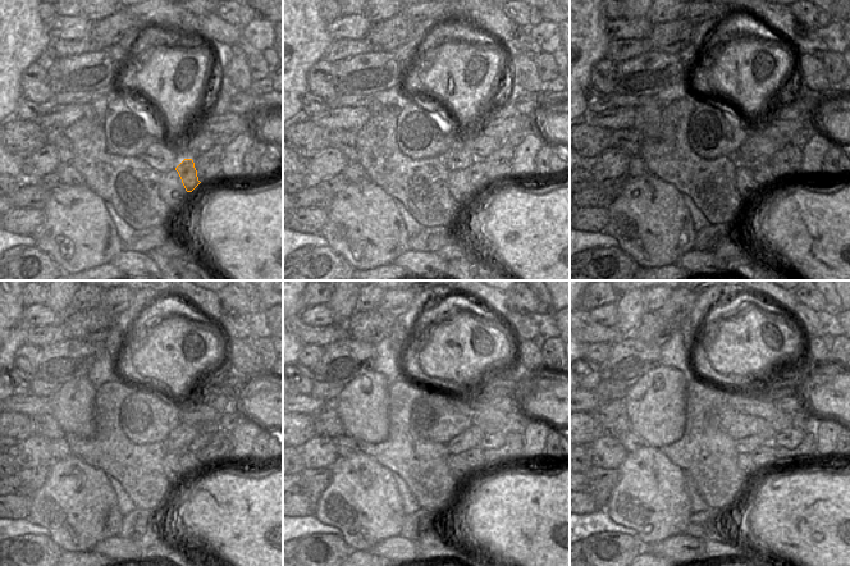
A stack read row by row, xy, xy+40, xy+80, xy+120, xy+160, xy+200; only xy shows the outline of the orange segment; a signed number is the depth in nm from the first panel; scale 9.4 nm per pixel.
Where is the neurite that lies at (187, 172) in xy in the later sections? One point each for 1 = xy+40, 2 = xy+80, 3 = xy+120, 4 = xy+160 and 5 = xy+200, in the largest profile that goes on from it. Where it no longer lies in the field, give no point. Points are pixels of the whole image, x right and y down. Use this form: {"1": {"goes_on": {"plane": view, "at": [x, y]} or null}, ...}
{"1": {"goes_on": {"plane": "xy+40", "at": [475, 174]}}, "2": {"goes_on": {"plane": "xy+80", "at": [761, 170]}}, "3": {"goes_on": {"plane": "xy+120", "at": [187, 459]}}, "4": {"goes_on": {"plane": "xy+160", "at": [475, 457]}}, "5": {"goes_on": {"plane": "xy+200", "at": [763, 456]}}}

